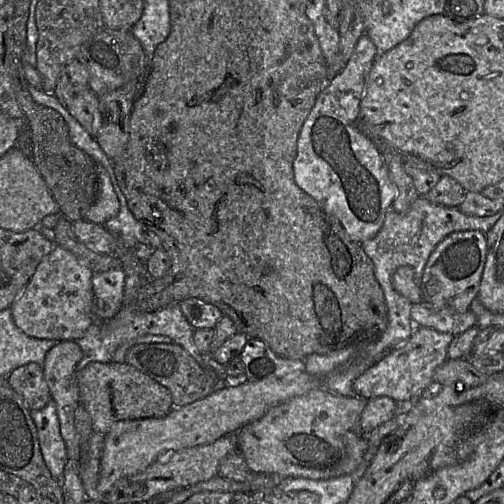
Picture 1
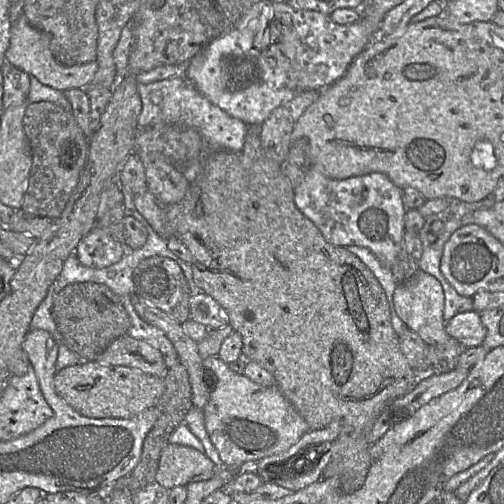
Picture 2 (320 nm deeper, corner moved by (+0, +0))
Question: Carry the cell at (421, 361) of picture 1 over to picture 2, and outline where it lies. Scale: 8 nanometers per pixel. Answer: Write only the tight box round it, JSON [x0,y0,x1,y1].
[445,310,486,348]

